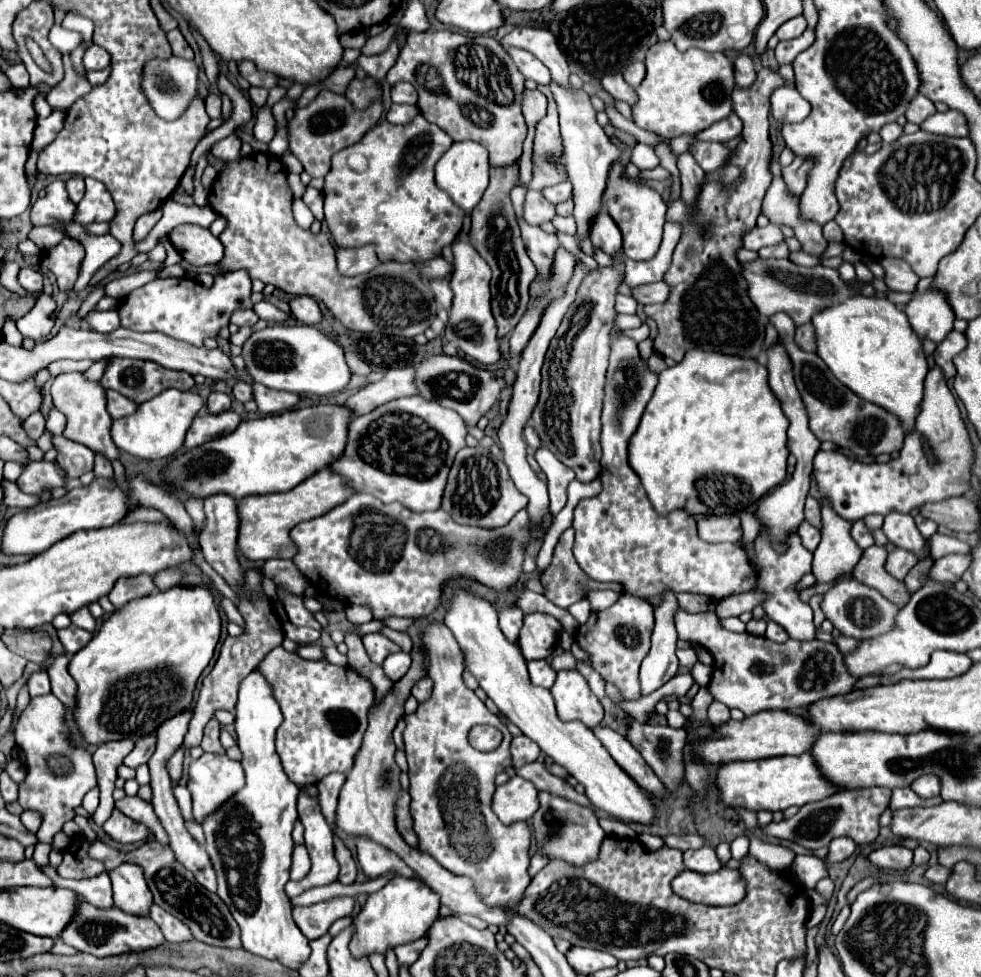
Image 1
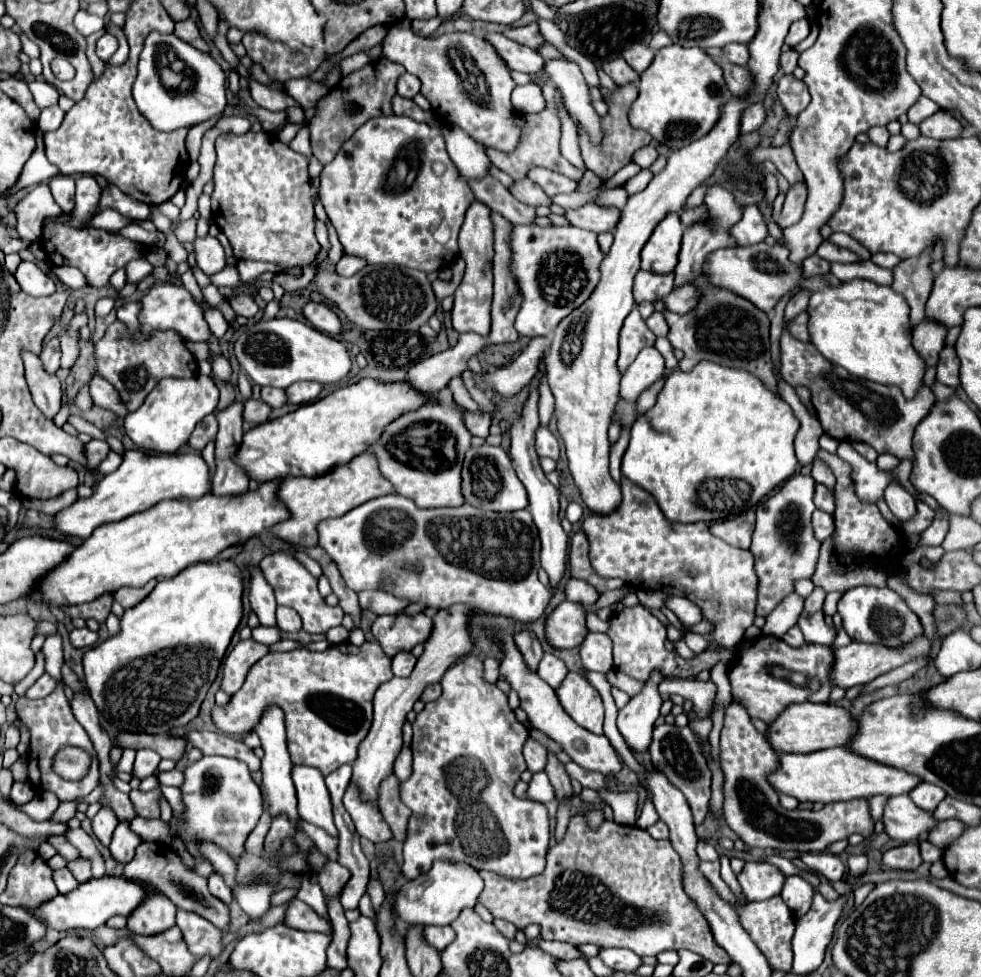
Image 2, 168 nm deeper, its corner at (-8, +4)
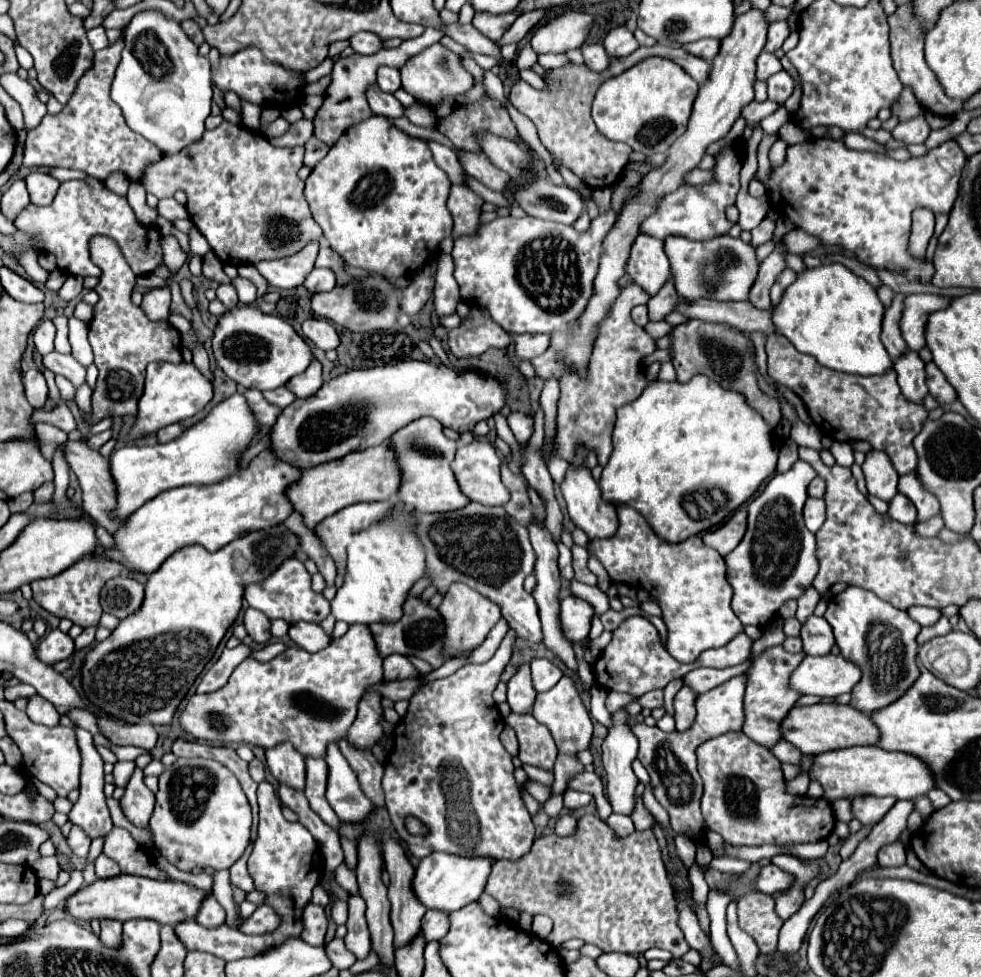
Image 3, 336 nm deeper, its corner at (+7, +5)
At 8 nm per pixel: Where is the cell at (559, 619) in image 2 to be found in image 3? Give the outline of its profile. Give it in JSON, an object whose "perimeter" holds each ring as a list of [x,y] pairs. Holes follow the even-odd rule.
{"perimeter":[[[565,597],[559,607],[559,623],[567,641],[581,641],[591,629],[593,609],[589,603],[577,597]]]}

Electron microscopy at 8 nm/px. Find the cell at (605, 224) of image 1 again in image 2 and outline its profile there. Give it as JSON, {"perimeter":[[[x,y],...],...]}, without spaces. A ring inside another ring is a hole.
{"perimeter":[[[588,202],[588,204],[584,204],[584,206],[576,208],[576,210],[566,210],[564,218],[572,226],[578,226],[578,228],[584,228],[584,230],[592,230],[592,232],[600,234],[600,232],[612,230],[618,224],[620,210],[604,208],[604,206],[598,206],[594,202]]]}

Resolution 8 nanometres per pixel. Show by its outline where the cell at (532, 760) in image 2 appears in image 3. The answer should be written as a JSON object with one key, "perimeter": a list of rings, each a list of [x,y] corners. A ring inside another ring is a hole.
{"perimeter":[[[509,727],[503,729],[503,733],[501,733],[501,743],[503,743],[503,747],[509,751],[511,757],[517,757],[517,755],[519,755],[519,743],[517,743],[517,737],[515,737],[513,729],[509,729]]]}

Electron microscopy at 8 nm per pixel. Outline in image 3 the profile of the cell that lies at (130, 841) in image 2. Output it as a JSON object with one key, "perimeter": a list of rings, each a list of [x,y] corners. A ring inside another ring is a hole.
{"perimeter":[[[103,853],[95,859],[95,871],[97,871],[97,877],[115,877],[115,875],[121,873],[117,869],[117,863],[113,859],[105,857]]]}

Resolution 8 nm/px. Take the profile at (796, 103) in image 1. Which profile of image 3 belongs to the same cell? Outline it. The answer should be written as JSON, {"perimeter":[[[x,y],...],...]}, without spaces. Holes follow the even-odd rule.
{"perimeter":[[[779,71],[777,75],[771,75],[767,79],[767,87],[769,87],[769,99],[783,105],[793,93],[793,79],[789,77],[787,71]]]}

